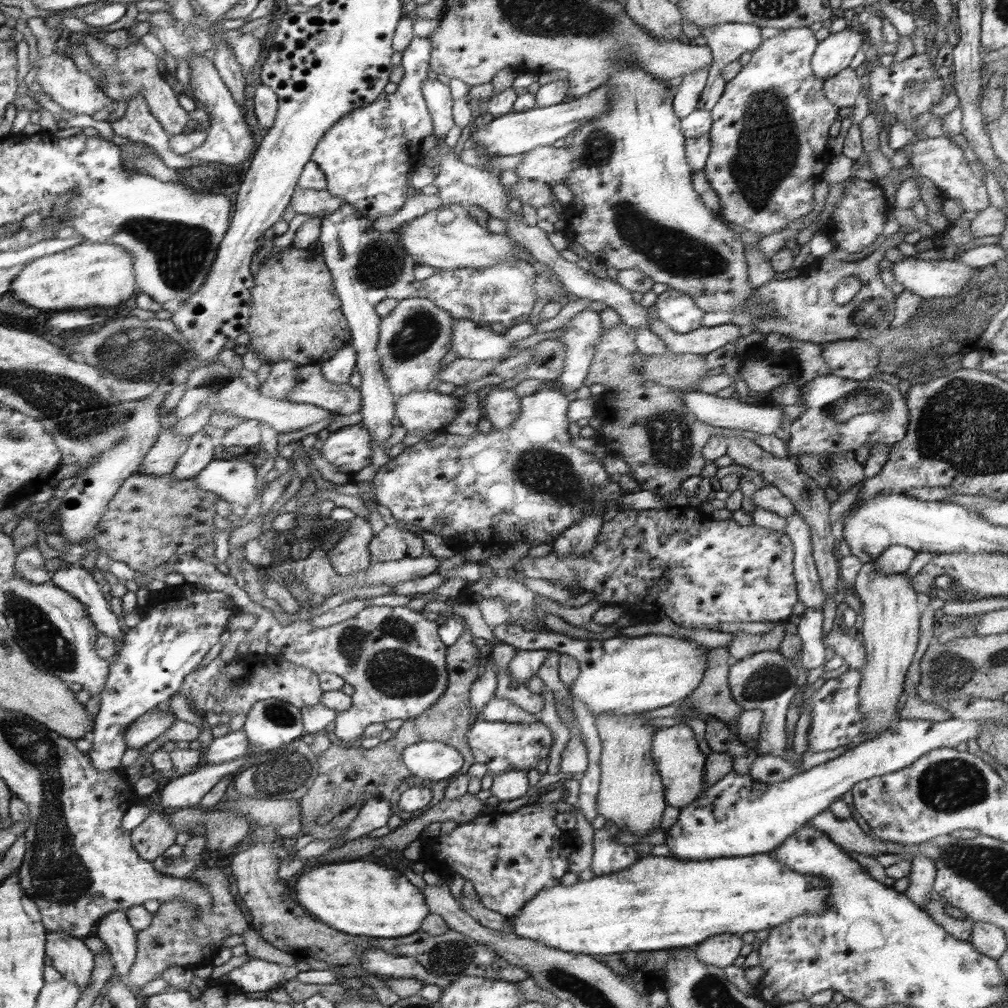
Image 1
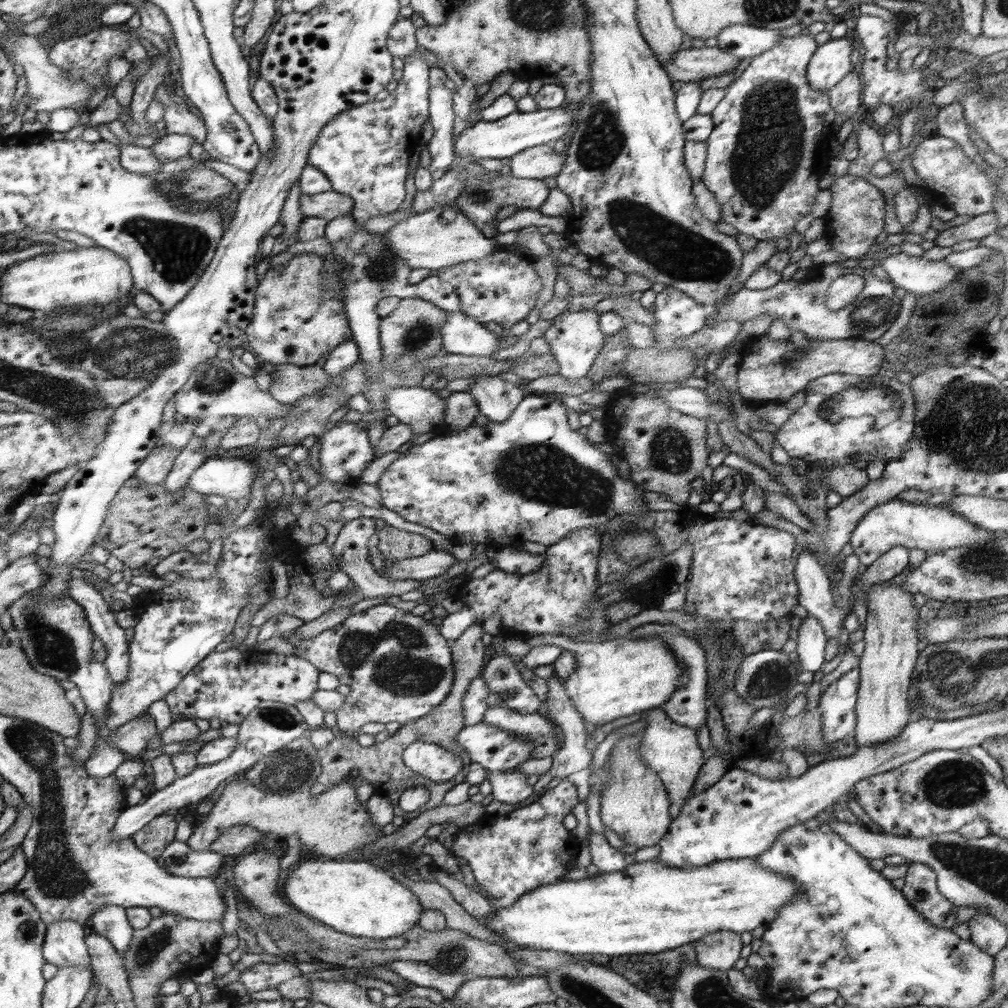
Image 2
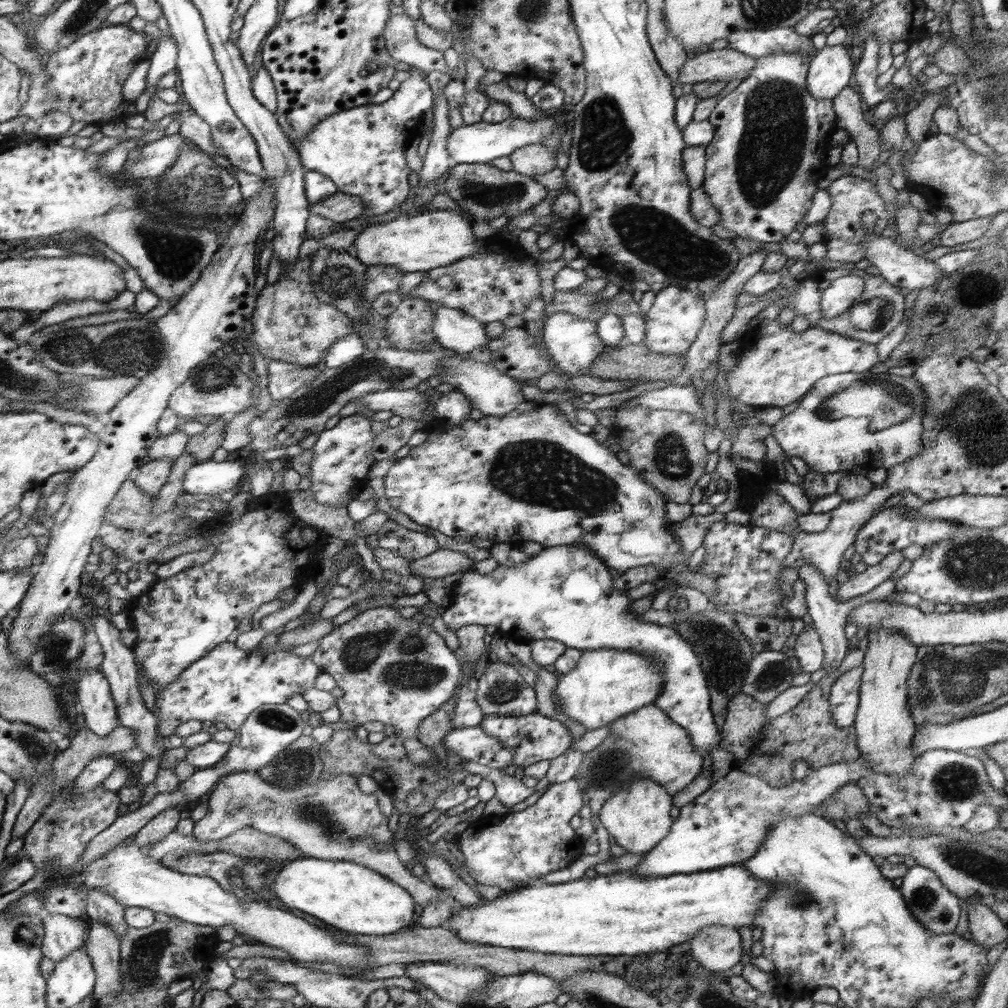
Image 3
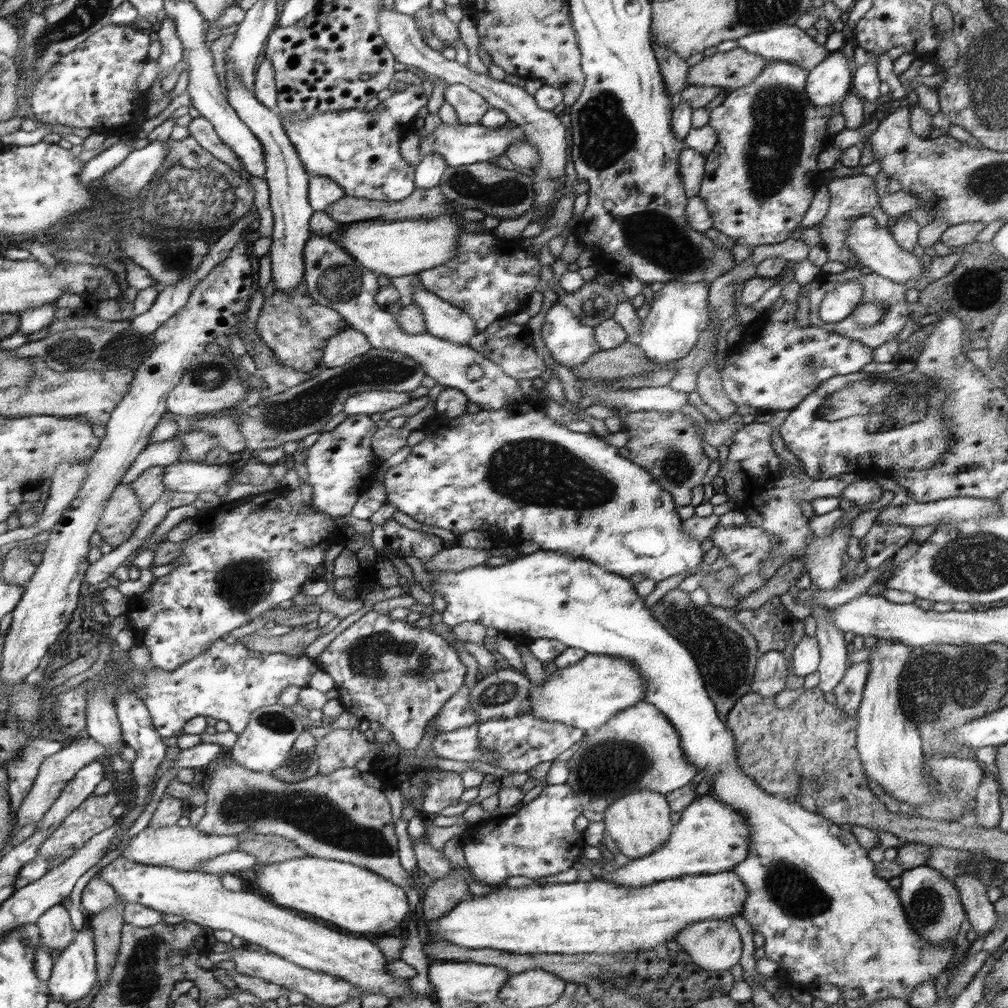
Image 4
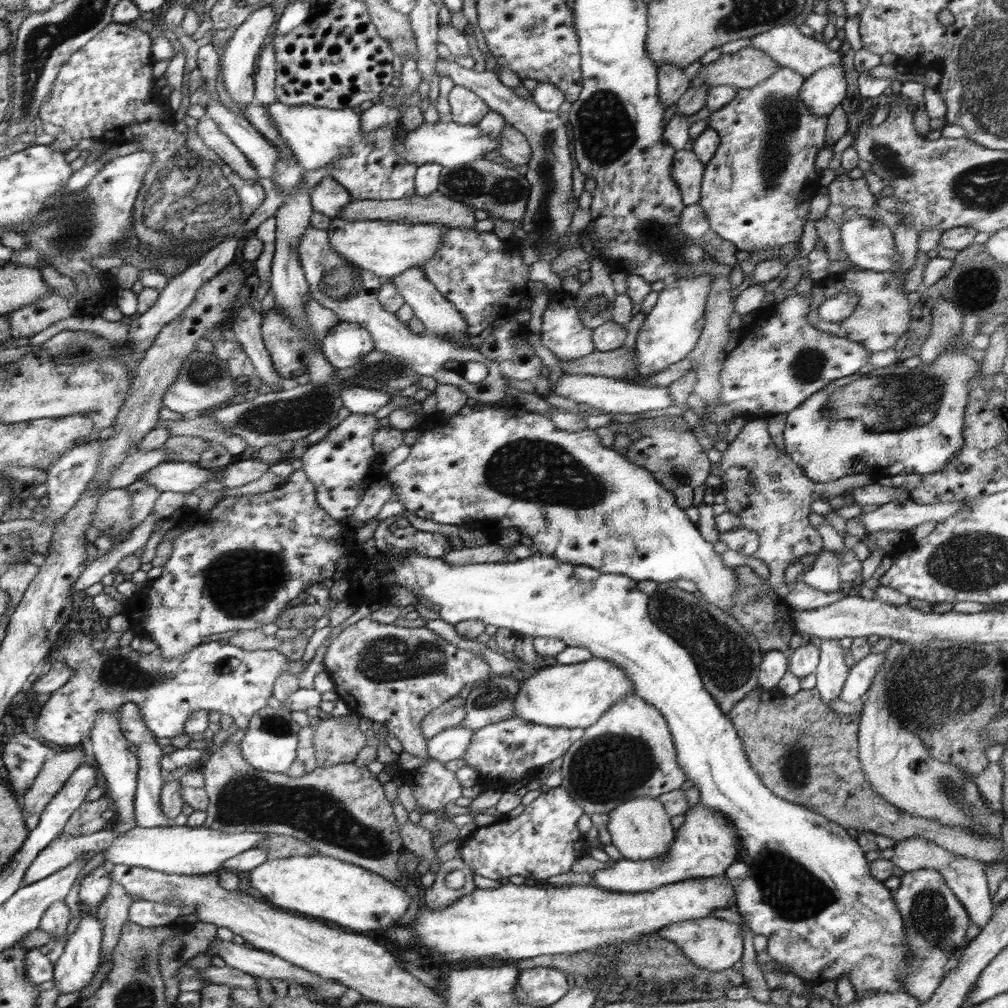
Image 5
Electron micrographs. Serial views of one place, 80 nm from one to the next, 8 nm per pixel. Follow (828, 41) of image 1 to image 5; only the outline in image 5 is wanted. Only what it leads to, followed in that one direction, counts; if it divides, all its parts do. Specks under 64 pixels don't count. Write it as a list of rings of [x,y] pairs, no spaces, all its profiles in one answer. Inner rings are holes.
[[[842,65],[822,67],[805,78],[801,101],[817,117],[827,117],[840,103],[846,103],[848,82]]]

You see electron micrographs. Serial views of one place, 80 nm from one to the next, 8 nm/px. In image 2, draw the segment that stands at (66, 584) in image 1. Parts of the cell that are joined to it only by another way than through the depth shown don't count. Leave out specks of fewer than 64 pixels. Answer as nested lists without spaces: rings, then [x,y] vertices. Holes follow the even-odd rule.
[[[72,572],[67,590],[69,590],[69,596],[84,609],[85,617],[90,623],[95,638],[99,638],[108,649],[107,657],[103,663],[106,665],[108,674],[110,674],[110,680],[114,682],[114,686],[122,684],[126,680],[129,667],[129,642],[126,640],[126,629],[118,624],[116,612],[111,608],[110,603],[106,602],[103,594],[86,580],[82,572]]]

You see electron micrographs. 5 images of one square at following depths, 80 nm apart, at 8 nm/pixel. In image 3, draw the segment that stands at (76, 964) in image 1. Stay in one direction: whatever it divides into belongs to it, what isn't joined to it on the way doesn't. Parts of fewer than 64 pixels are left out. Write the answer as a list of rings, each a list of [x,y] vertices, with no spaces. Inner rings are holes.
[[[40,914],[45,927],[41,950],[44,958],[55,964],[64,961],[72,950],[83,948],[87,937],[88,921],[85,918],[70,918],[64,914]]]

